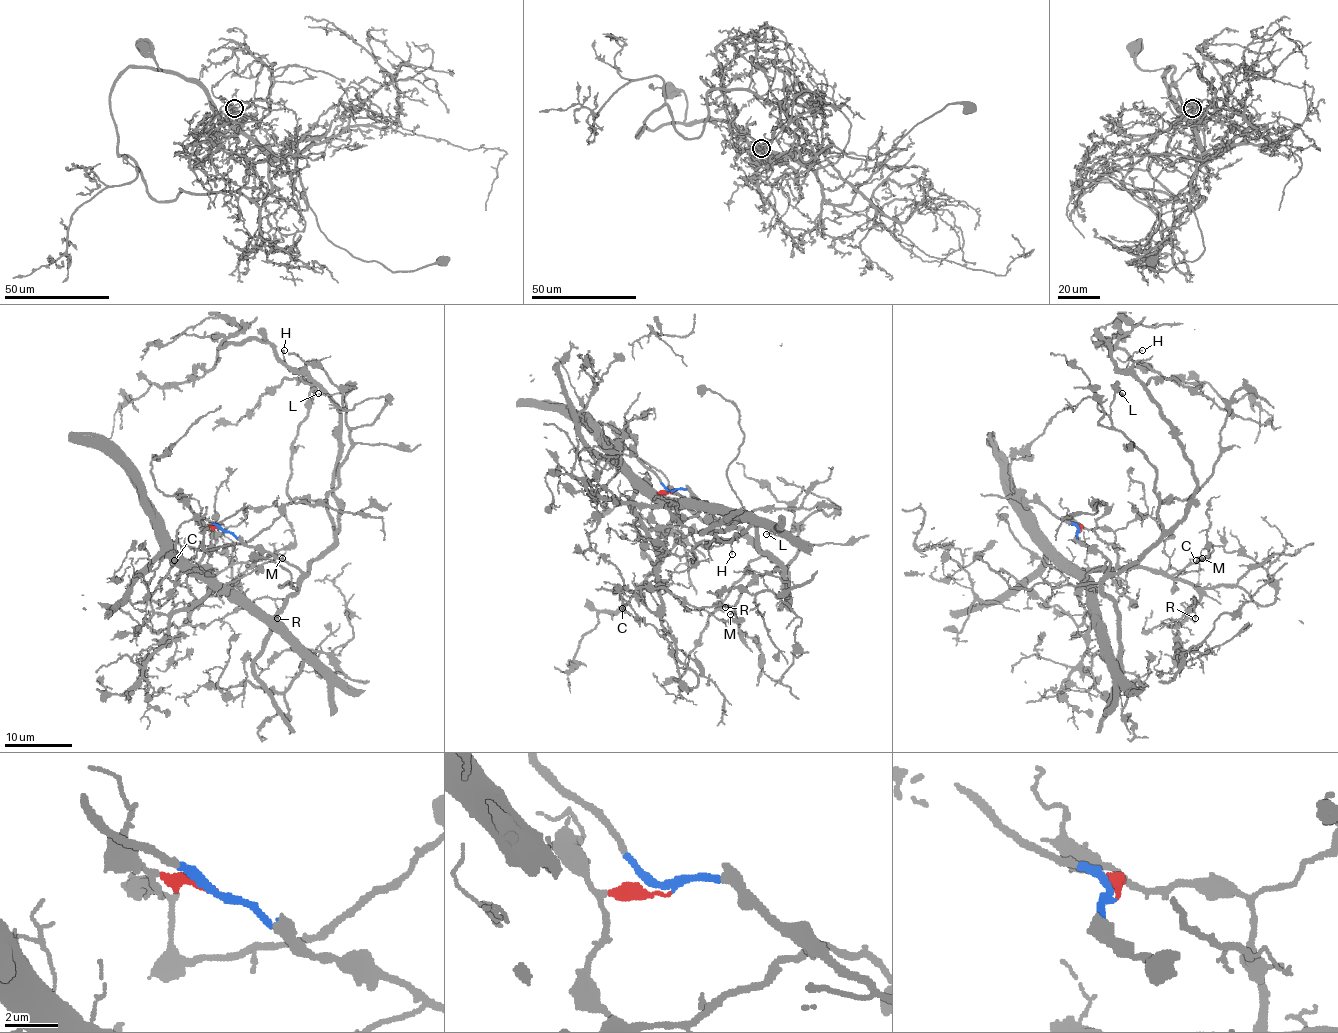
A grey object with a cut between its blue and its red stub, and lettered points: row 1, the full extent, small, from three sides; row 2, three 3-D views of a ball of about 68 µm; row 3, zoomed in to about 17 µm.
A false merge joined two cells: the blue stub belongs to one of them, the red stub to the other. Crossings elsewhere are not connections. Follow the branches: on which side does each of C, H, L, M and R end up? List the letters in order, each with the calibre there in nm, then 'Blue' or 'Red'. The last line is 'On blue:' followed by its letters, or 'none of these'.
C: Thickness 130 nm. Red
H: Thickness 110 nm. Blue
L: Thickness 120 nm. Blue
M: Thickness 120 nm. Red
R: Thickness 120 nm. Red
On blue: H, L

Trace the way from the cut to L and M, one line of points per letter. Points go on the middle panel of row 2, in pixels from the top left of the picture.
L: (672, 492), (752, 521), (782, 575), (799, 529), (767, 534)
M: (672, 492), (656, 495), (659, 526), (649, 533), (657, 580), (693, 610), (721, 620), (733, 618), (730, 613)

